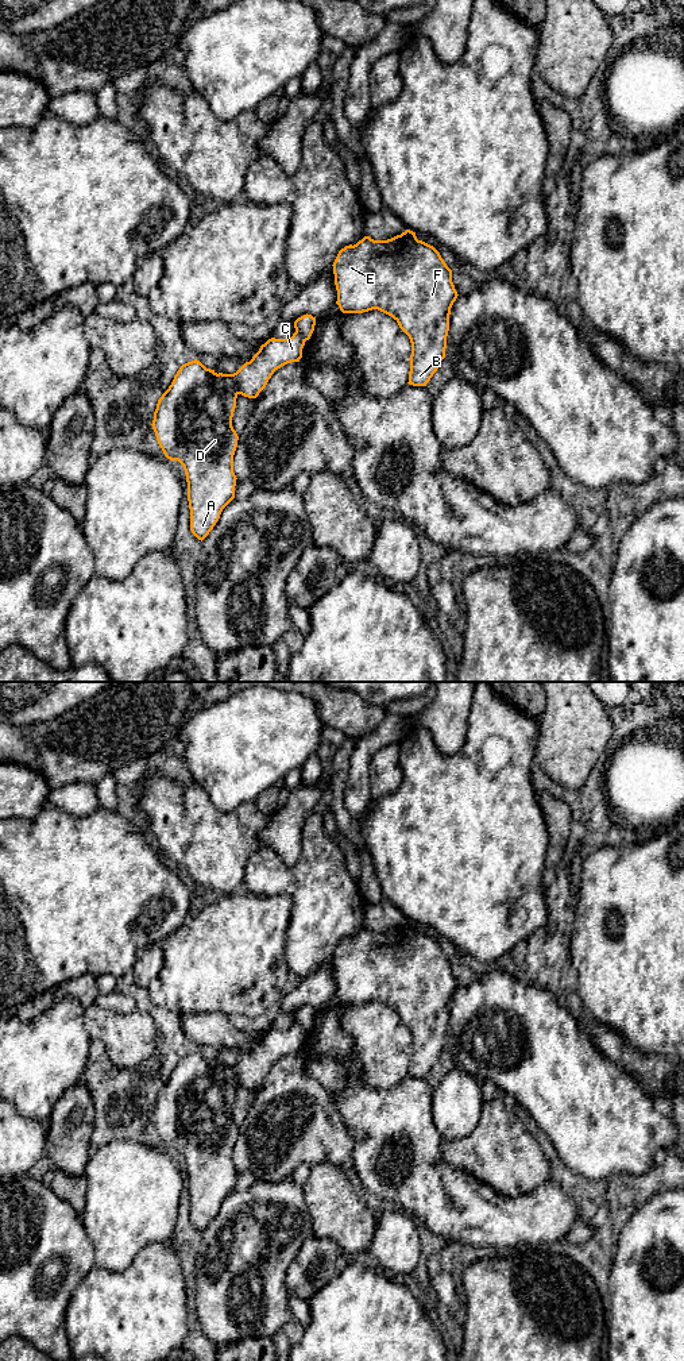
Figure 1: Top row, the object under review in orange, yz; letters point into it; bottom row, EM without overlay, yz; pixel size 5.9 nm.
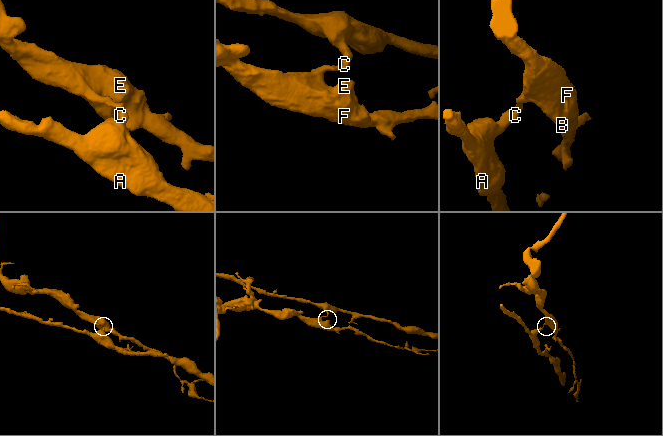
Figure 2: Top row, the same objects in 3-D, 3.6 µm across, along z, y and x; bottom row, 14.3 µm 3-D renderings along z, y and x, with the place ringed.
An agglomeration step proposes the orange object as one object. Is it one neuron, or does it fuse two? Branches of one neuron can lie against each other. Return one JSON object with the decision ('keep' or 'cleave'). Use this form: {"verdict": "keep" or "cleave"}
{"verdict": "cleave"}

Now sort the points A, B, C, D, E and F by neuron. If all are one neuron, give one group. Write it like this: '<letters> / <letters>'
A C D / B E F

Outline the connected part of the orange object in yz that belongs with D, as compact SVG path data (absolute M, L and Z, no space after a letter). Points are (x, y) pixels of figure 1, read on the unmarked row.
M300 1023L289 1030L271 1029L233 1065L217 1065L194 1050L179 1059L171 1076L158 1091L151 1117L165 1148L183 1157L190 1222L198 1231L202 1233L209 1226L223 1200L235 1190L237 1169L233 1164L233 1146L239 1127L232 1118L232 1109L237 1087L256 1090L275 1061L300 1053L305 1033Z

